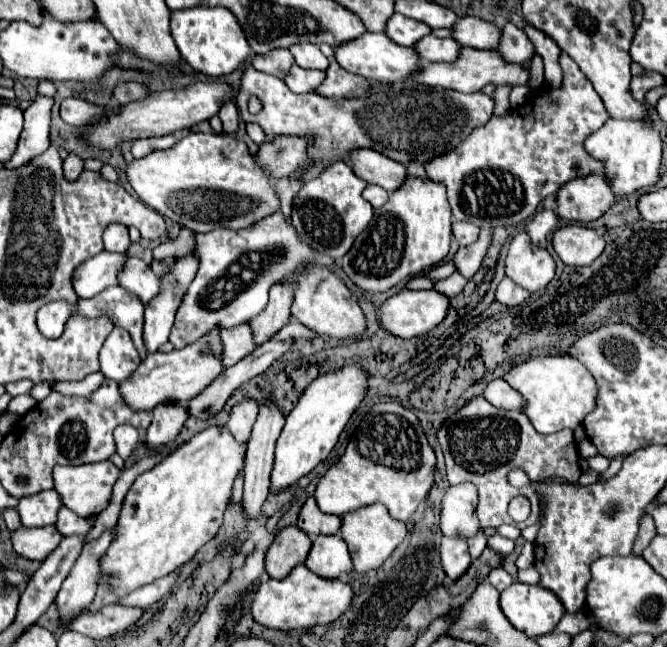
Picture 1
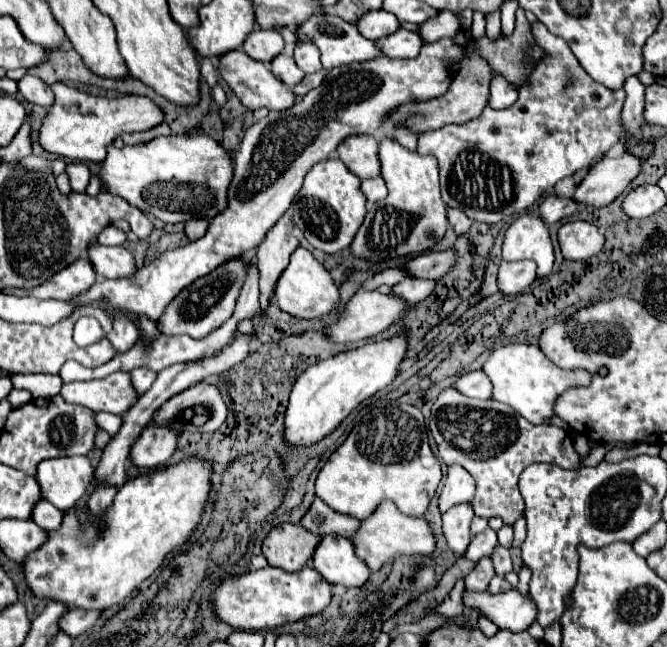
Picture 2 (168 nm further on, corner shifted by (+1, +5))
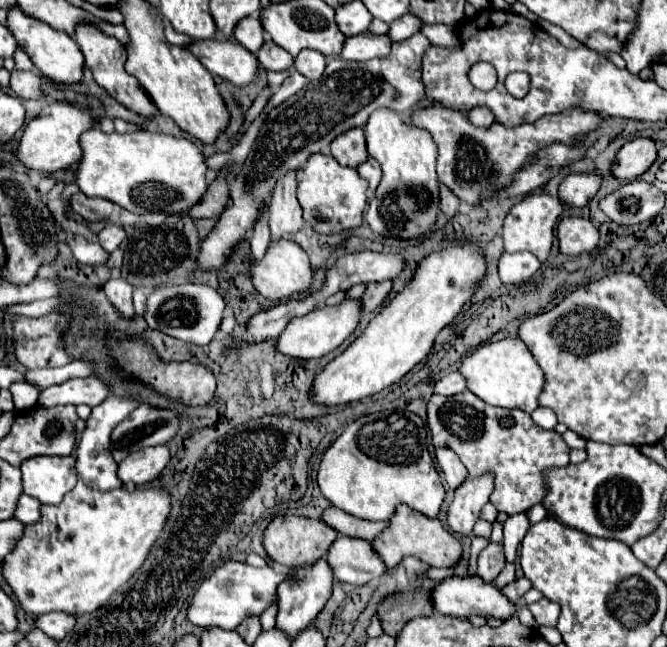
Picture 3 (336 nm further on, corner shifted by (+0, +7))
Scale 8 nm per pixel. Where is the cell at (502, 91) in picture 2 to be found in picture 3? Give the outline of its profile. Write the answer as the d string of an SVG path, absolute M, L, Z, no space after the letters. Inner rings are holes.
M471 109L467 117L475 127L491 127L493 115L487 109Z

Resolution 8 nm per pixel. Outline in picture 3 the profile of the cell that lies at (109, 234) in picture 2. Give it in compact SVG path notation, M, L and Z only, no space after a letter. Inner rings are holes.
M107 223L107 225L97 233L97 239L99 239L99 245L101 245L107 253L113 253L113 251L127 239L127 233L123 231L121 225Z

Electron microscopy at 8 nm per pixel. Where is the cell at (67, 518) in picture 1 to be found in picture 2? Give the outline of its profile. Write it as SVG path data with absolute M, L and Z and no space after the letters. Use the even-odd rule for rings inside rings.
M40 501L36 505L36 511L32 513L32 521L44 527L46 531L58 531L62 525L62 519L64 519L64 513L60 513L56 507L52 507L52 503L46 503L46 501Z

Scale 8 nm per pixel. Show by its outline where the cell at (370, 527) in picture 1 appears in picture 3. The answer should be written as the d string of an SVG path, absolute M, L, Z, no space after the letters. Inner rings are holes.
M407 505L397 507L395 517L389 519L389 527L385 529L385 533L381 533L381 537L377 537L377 541L373 541L373 547L381 555L381 559L385 561L387 567L399 565L403 555L413 555L413 557L421 559L423 563L427 563L431 567L449 569L449 567L457 567L457 563L459 563L459 559L463 555L461 541L453 533L443 529L439 519L425 517L423 513L413 511Z

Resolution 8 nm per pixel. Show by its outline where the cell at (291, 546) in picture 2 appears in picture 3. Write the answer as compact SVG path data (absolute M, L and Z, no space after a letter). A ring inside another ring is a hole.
M279 515L267 525L265 537L263 537L263 547L275 563L279 563L287 569L295 569L297 565L307 565L309 561L317 561L317 557L325 557L331 543L337 539L337 535L339 533L335 529L331 529L321 519L309 519L309 517L297 517L297 515Z

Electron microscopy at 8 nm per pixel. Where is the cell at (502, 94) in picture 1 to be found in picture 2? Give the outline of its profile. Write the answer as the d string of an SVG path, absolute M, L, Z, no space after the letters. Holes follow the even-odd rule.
M518 9L516 11L516 29L510 37L502 37L492 41L486 36L478 41L468 41L465 45L466 55L472 55L472 51L478 51L488 65L502 73L510 83L520 83L526 79L528 75L528 65L524 63L524 59L528 59L528 47L530 43L534 43L534 35L530 29L530 21L526 19L524 11Z

